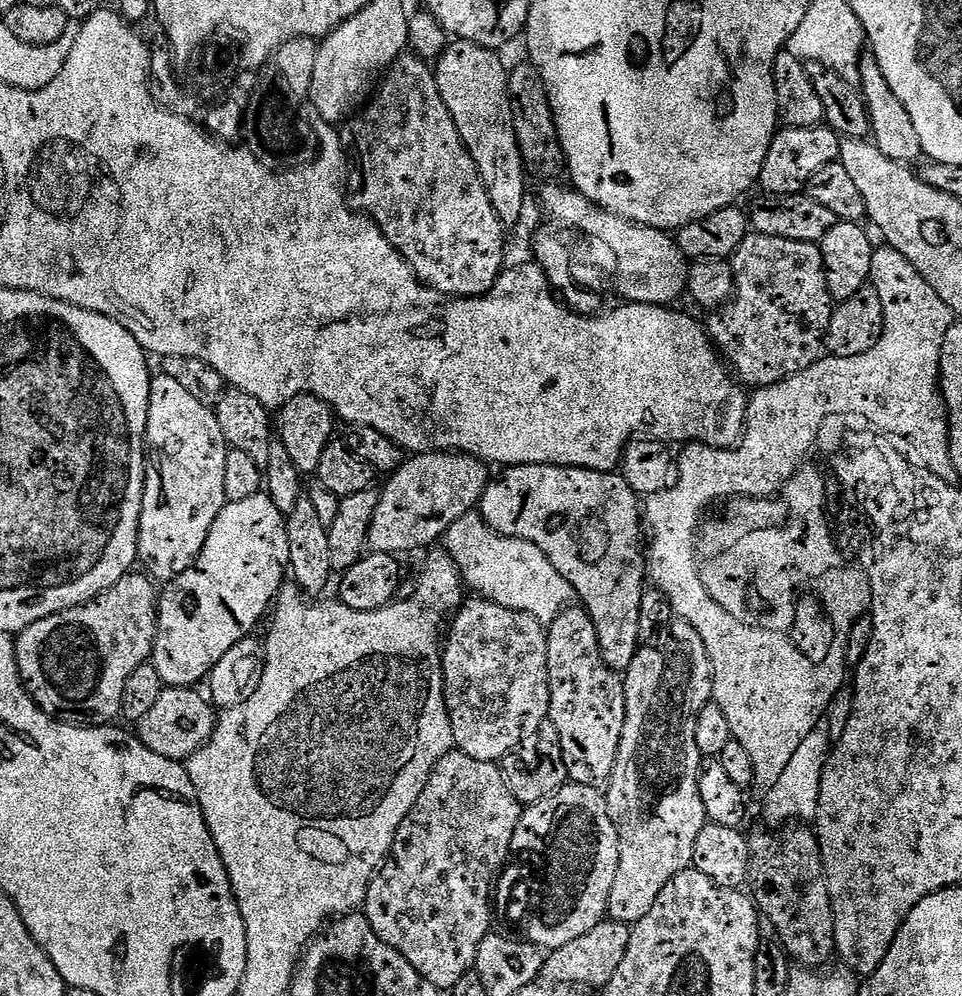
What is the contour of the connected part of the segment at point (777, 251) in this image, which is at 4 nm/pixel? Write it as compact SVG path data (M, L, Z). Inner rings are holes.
M748 234L730 257L730 263L735 276L734 303L744 308L748 325L744 332L740 332L736 324L716 324L710 328L710 335L717 349L730 361L735 375L745 385L776 384L806 370L819 360L822 356L820 347L824 344L824 335L829 335L834 311L834 301L827 288L827 271L821 245L794 242L777 236Z

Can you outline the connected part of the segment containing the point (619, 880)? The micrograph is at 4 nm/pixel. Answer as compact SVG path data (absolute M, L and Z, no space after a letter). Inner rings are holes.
M680 676L674 680L664 678L658 686L652 685L652 690L652 696L640 692L631 695L616 769L612 771L612 779L606 788L610 818L620 839L618 874L614 878L614 887L610 889L607 919L629 926L646 918L666 882L691 865L694 842L698 842L698 834L702 834L704 825L709 823L699 790L702 755L695 738L701 710L694 710L694 696L680 694Z

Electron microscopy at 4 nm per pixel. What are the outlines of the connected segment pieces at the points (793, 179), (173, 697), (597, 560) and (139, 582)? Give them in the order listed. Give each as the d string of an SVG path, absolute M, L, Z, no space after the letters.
M829 126L814 128L781 127L770 142L766 160L762 162L758 188L770 196L794 196L805 191L812 175L822 166L839 161L841 137Z
M165 686L158 702L154 702L149 712L142 714L142 718L135 721L135 735L140 737L147 748L154 750L154 754L162 754L162 758L171 760L187 761L200 747L212 739L212 732L216 728L217 713L205 697L204 700L192 688Z
M517 464L507 472L508 476L497 480L495 477L489 483L478 505L480 515L495 532L534 542L534 546L554 562L554 570L570 582L573 593L594 622L604 660L615 672L627 673L627 668L635 665L635 654L642 645L639 616L646 591L646 548L640 545L641 497L616 472L559 468L553 464Z
M136 575L124 576L113 588L90 602L34 622L15 637L16 665L28 695L47 716L53 716L61 724L109 727L115 721L112 719L124 711L124 690L130 674L151 661L152 643L156 641L158 588L147 575Z

